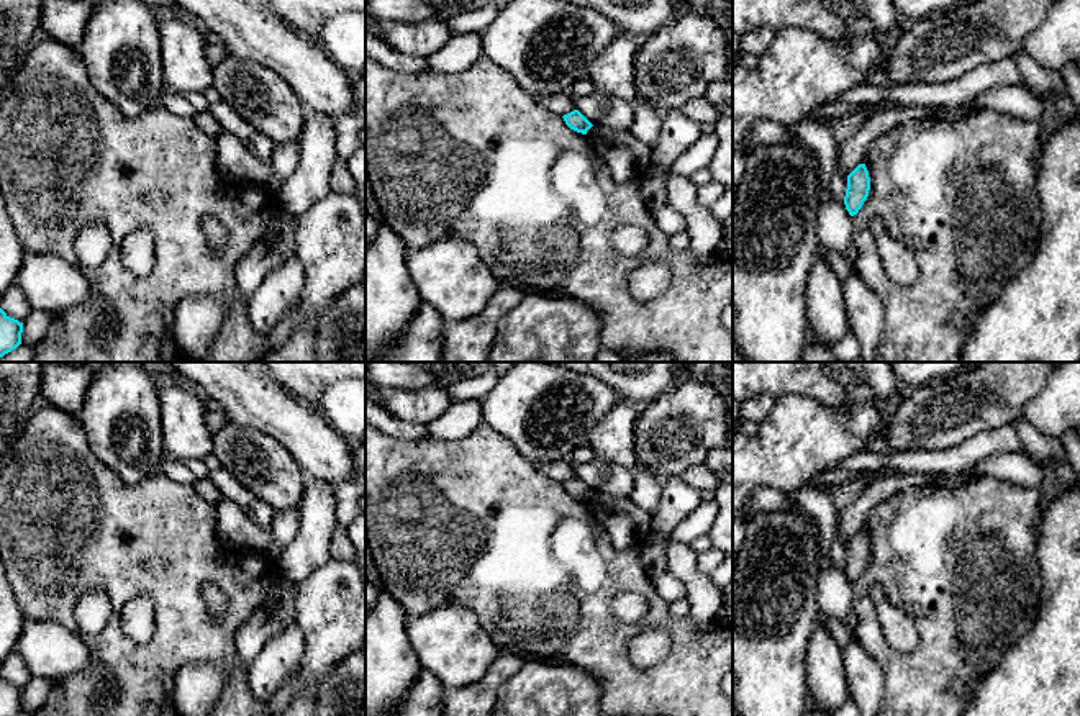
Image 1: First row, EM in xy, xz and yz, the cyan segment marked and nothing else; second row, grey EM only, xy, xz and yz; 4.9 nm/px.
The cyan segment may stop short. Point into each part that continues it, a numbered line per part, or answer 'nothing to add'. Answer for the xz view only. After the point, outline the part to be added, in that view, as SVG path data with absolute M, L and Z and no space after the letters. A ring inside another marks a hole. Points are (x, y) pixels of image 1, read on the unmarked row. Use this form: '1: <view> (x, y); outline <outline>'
nothing to add

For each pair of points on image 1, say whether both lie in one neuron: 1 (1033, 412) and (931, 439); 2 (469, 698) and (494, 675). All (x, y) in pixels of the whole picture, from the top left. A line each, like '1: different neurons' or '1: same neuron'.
1: different neurons
2: same neuron

